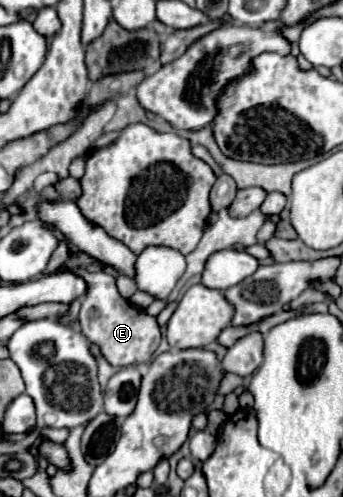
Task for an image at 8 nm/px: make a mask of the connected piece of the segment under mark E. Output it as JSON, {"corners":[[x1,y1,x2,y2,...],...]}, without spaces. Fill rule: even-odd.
{"corners":[[78,269,78,273,88,281,88,293,80,309,82,333,90,339,90,343,100,347,100,353,114,367,136,367,148,363,162,339,156,317,148,315,142,309,136,309,128,299,120,297,116,289,116,279,112,275,102,271,92,273,86,269]]}

